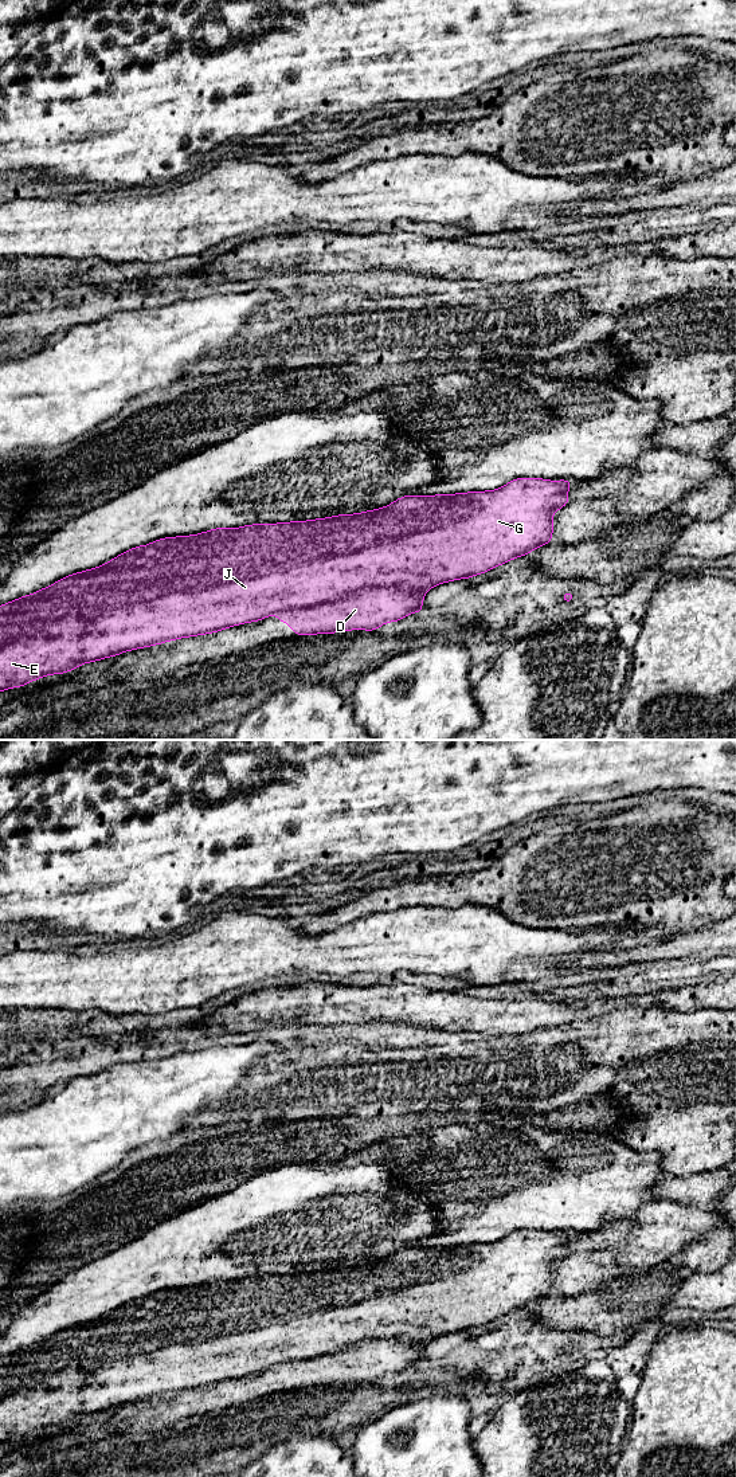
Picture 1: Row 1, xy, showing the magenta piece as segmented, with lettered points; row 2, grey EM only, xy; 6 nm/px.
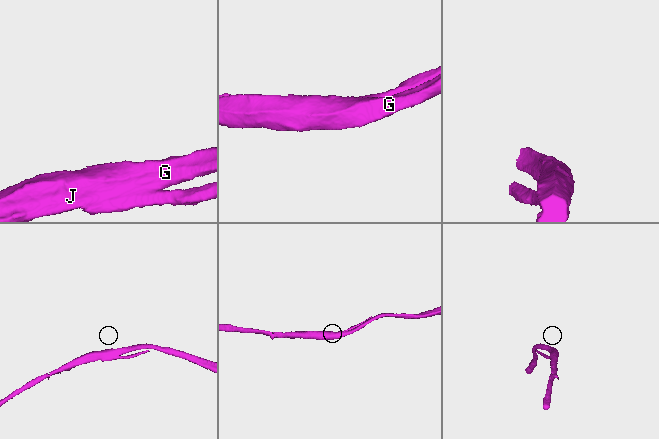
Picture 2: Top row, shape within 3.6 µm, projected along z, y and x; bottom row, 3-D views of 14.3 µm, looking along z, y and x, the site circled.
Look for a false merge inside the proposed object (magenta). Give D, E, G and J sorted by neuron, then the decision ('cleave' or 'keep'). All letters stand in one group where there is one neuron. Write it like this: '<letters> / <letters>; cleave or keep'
D / E G J; cleave

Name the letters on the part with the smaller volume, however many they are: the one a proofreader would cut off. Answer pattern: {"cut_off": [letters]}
{"cut_off": ["D"]}

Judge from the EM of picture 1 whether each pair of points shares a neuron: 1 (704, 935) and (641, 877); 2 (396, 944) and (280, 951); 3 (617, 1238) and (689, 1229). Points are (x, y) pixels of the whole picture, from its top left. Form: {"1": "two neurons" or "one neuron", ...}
{"1": "two neurons", "2": "one neuron", "3": "two neurons"}

